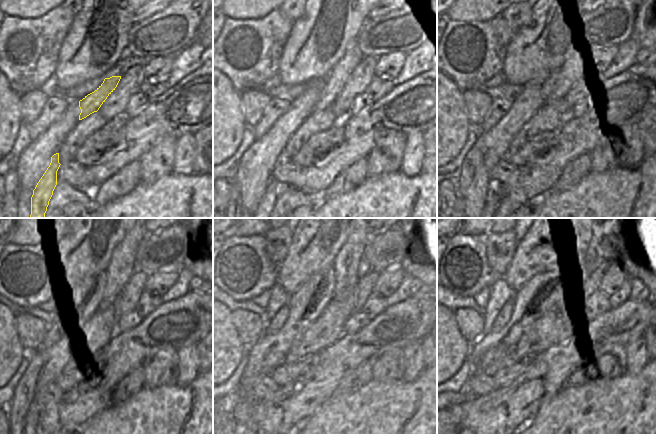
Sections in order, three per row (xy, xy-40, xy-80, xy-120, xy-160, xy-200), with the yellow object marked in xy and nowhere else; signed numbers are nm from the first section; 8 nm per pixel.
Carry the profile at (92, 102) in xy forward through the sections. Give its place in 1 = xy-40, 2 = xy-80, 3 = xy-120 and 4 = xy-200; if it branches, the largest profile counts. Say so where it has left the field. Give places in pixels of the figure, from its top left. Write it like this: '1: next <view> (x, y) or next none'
1: next xy-40 (336, 80)
2: next xy-80 (576, 57)
3: next xy-120 (124, 292)
4: next xy-200 (591, 285)

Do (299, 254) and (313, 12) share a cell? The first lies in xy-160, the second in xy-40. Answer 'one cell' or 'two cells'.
one cell

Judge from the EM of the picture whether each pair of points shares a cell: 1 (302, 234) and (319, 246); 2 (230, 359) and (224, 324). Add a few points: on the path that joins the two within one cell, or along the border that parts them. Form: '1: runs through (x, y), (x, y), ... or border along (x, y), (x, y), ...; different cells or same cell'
1: runs through (309, 234), (316, 233), (317, 239); same cell
2: runs through (224, 350), (224, 333); same cell

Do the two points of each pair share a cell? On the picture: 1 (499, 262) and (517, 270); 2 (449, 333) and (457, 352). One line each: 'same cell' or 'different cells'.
1: different cells
2: same cell

